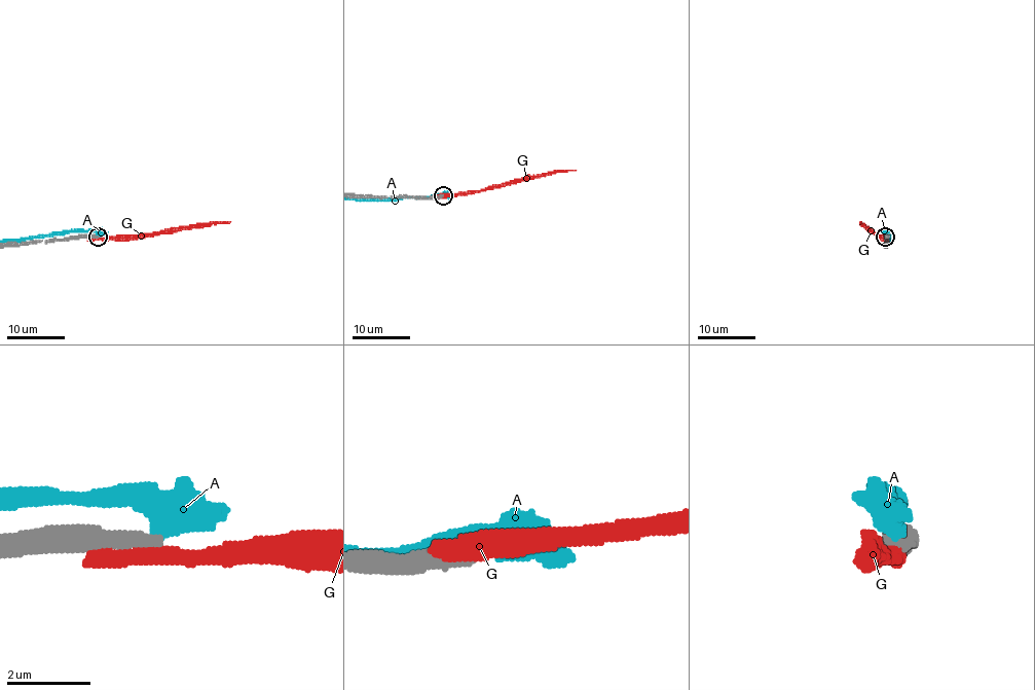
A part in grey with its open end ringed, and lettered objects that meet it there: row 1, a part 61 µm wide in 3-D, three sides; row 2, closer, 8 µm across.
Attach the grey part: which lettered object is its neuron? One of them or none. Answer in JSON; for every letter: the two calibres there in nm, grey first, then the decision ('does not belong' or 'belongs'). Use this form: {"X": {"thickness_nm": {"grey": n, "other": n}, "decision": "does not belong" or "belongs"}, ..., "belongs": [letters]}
{"A": {"thickness_nm": {"grey": 380, "other": 550}, "decision": "does not belong"}, "G": {"thickness_nm": {"grey": 550, "other": 550}, "decision": "does not belong"}, "belongs": []}

